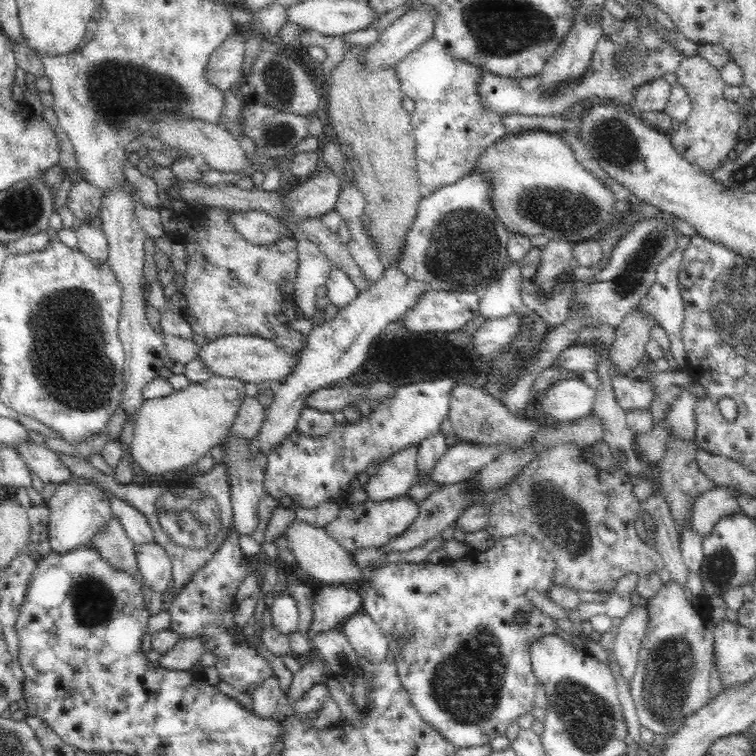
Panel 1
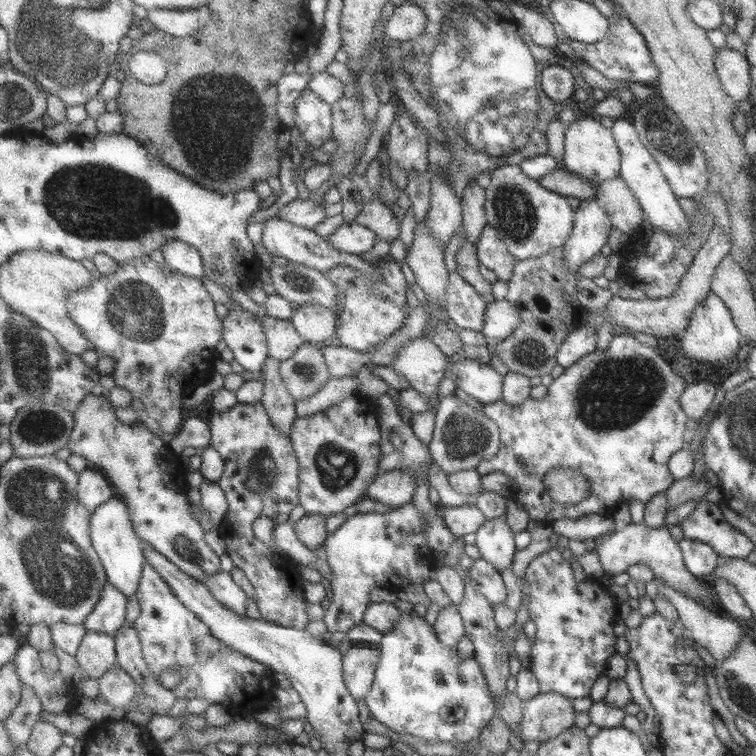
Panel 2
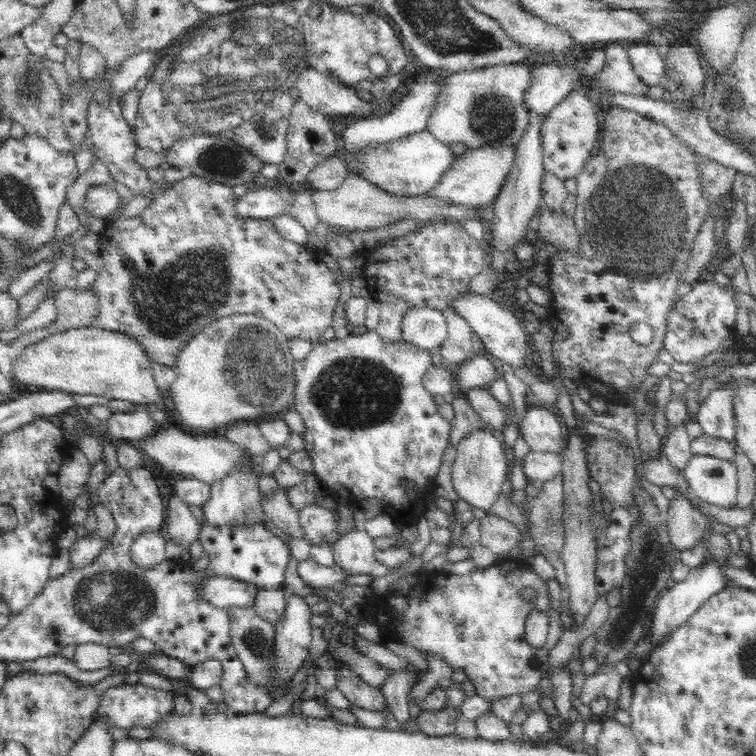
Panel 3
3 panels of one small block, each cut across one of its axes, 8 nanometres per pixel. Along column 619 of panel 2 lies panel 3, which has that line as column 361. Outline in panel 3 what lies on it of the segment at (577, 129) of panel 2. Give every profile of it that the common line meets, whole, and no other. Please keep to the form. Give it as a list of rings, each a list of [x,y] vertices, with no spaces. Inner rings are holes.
[[[429,130],[408,134],[394,142],[376,144],[358,151],[360,161],[360,176],[374,185],[398,196],[428,195],[444,172],[452,166],[457,155],[450,144],[436,140]]]

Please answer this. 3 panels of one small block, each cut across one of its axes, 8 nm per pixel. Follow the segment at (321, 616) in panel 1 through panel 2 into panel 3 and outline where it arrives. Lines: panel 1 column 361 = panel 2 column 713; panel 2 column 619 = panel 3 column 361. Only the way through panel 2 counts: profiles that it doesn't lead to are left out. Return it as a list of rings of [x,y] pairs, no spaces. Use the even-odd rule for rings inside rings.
[[[355,526],[340,535],[332,549],[335,563],[352,575],[366,573],[376,578],[393,571],[374,557],[376,548],[363,527]]]

